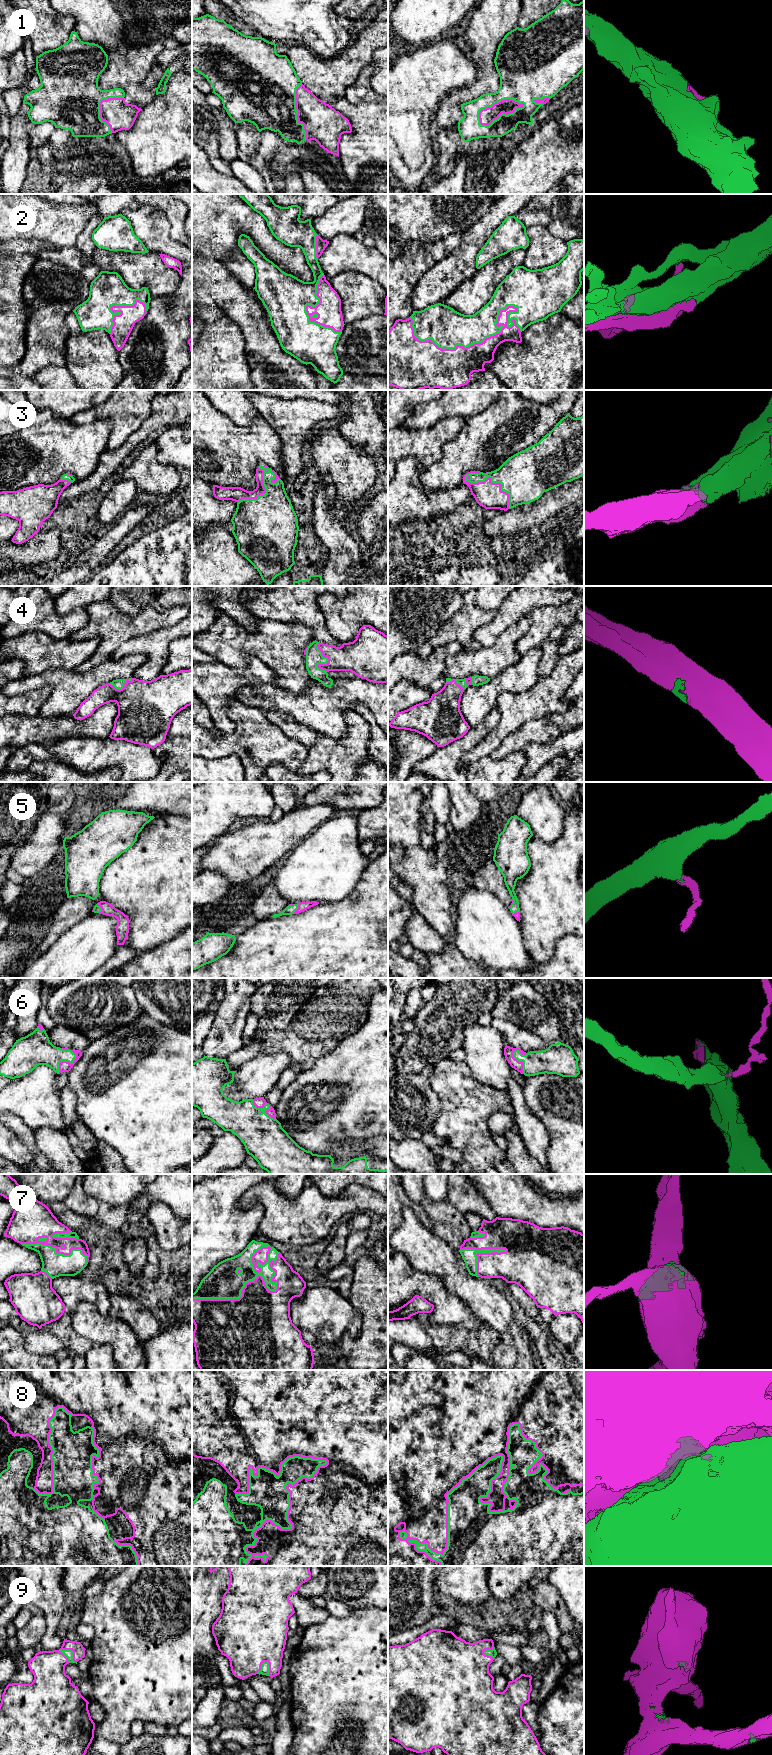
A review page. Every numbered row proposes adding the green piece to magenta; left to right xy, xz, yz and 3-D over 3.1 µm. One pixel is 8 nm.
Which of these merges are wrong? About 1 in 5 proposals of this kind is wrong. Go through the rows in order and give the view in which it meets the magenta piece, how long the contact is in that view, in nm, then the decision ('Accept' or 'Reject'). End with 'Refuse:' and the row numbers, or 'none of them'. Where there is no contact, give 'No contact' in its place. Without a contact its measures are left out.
1: Touches magenta in yz. Shared border 400 nm. Accept
2: Touches magenta in yz. Shared border 900 nm. Accept
3: Touches magenta in yz. Shared border 460 nm. Accept
4: Touches magenta in xz. Shared border 260 nm. Accept
5: Touches magenta in xz. Shared border 90 nm. Accept
6: Touches magenta in xy. Shared border 220 nm. Accept
7: Touches magenta in xz. Shared border 800 nm. Accept
8: Touches magenta in xz. Shared border 1050 nm. Reject
9: Touches magenta in xy. Shared border 180 nm. Accept
Refuse: 8

